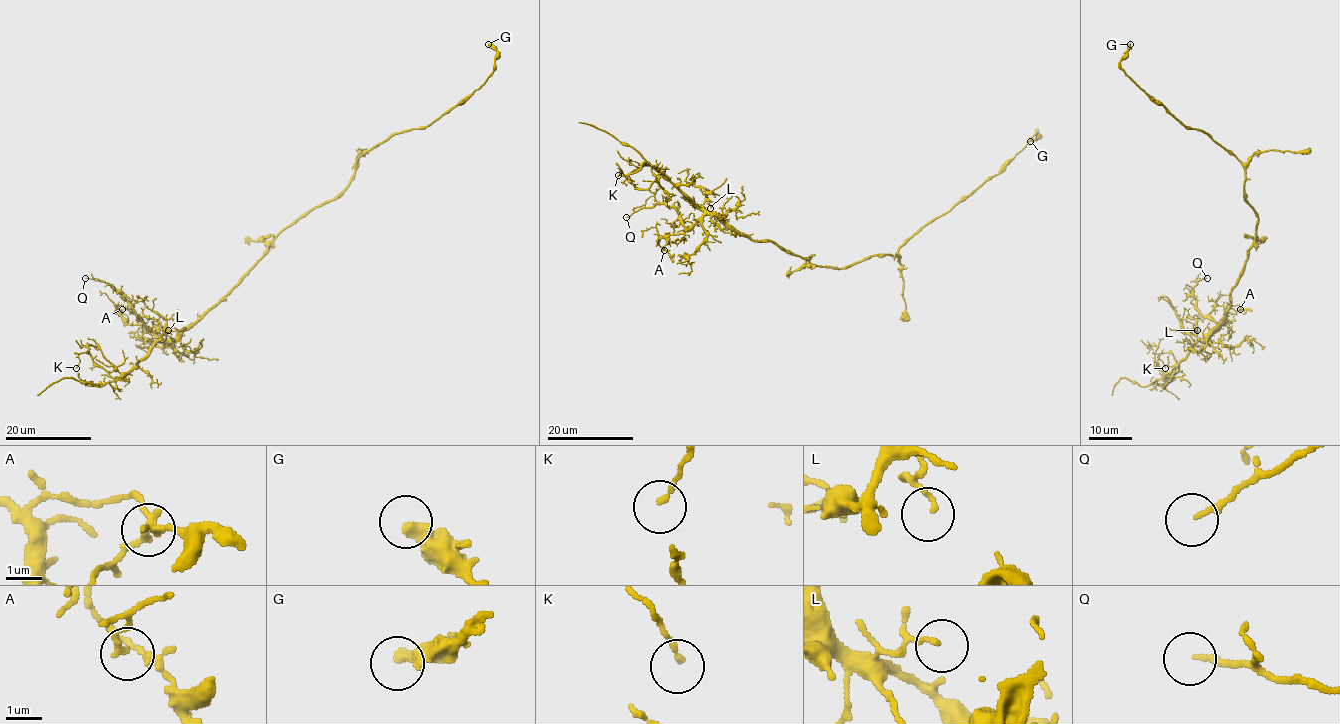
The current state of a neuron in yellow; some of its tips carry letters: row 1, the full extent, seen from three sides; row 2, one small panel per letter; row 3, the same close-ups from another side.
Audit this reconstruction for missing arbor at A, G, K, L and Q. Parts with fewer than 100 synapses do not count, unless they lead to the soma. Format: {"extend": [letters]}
{"extend": []}

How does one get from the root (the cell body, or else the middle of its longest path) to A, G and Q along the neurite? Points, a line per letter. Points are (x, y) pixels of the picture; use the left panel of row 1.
A: (282, 231), (267, 248), (266, 254), (224, 296), (174, 339), (160, 340), (142, 325), (129, 324), (122, 309)
G: (282, 231), (332, 201), (362, 155), (462, 105), (493, 73), (497, 52), (488, 44)
Q: (282, 231), (267, 248), (266, 254), (224, 296), (174, 339), (161, 340), (110, 284), (85, 278)

